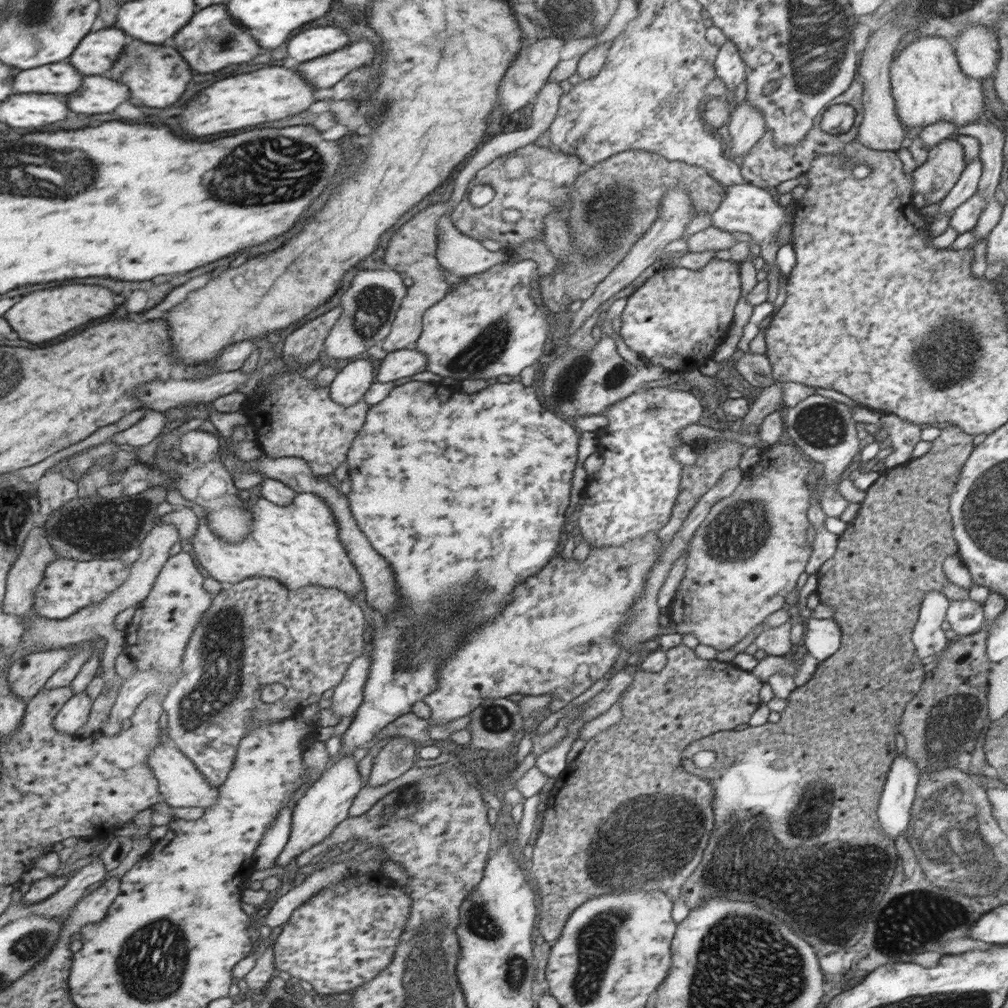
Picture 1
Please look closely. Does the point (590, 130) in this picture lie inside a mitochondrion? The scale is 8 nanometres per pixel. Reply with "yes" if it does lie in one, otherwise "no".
yes

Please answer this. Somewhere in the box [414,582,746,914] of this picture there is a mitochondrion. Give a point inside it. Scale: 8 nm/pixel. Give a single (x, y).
(673, 838)

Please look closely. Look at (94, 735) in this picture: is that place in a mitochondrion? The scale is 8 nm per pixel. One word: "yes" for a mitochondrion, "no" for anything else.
no

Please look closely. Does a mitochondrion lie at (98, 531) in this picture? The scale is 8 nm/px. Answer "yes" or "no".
yes

